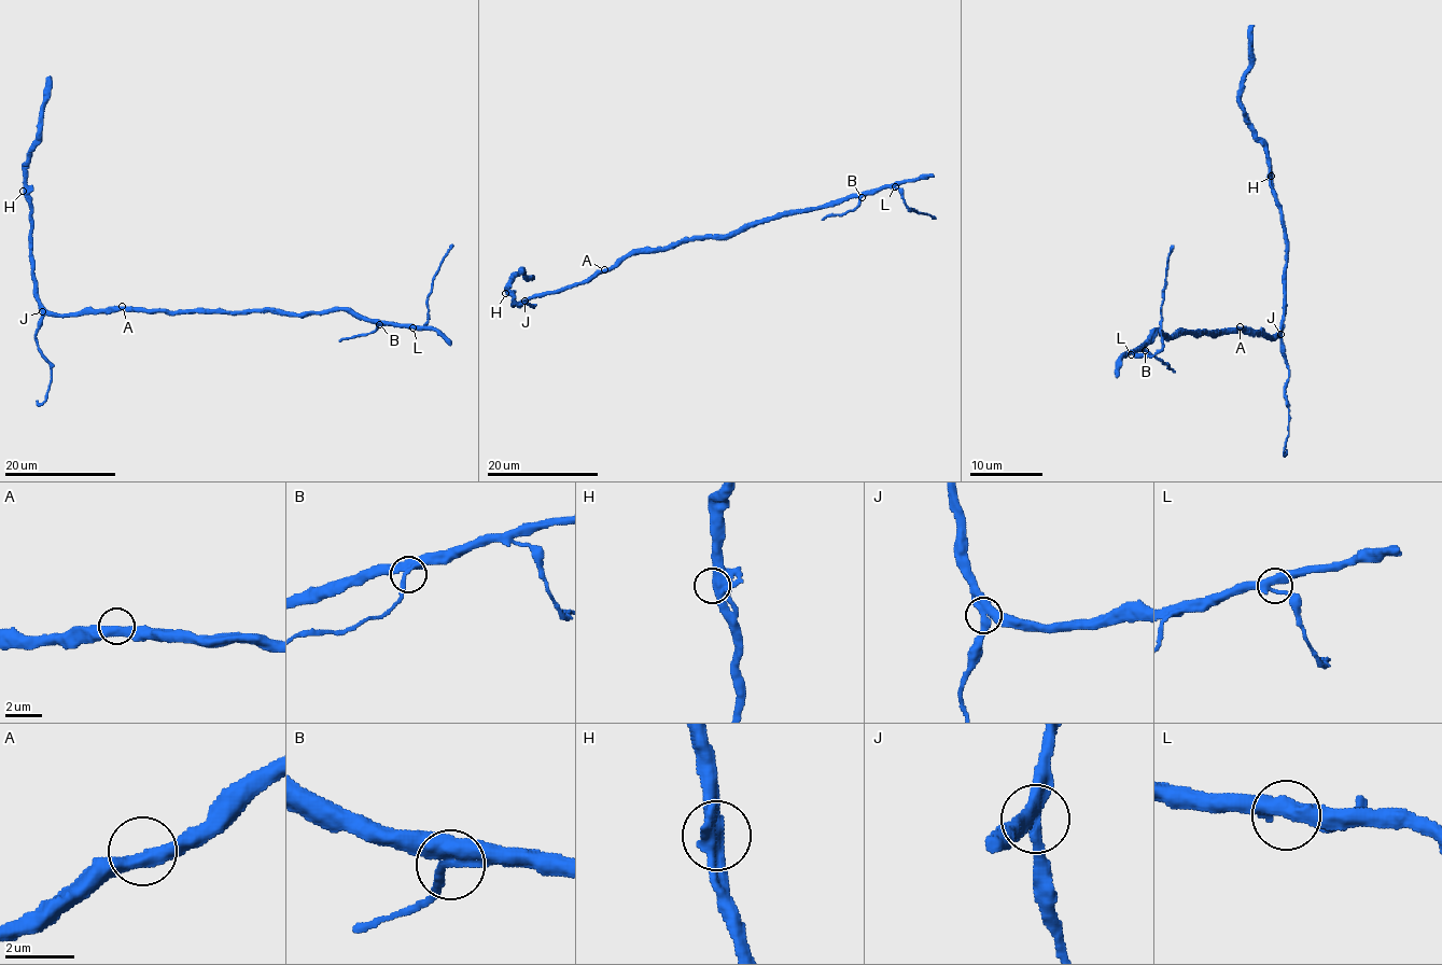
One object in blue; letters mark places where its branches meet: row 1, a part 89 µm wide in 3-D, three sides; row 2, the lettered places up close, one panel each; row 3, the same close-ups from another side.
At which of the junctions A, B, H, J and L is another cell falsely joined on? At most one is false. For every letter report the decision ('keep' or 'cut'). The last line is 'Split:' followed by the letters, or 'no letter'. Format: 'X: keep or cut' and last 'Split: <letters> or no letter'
A: keep
B: keep
H: keep
J: keep
L: keep
Split: no letter

